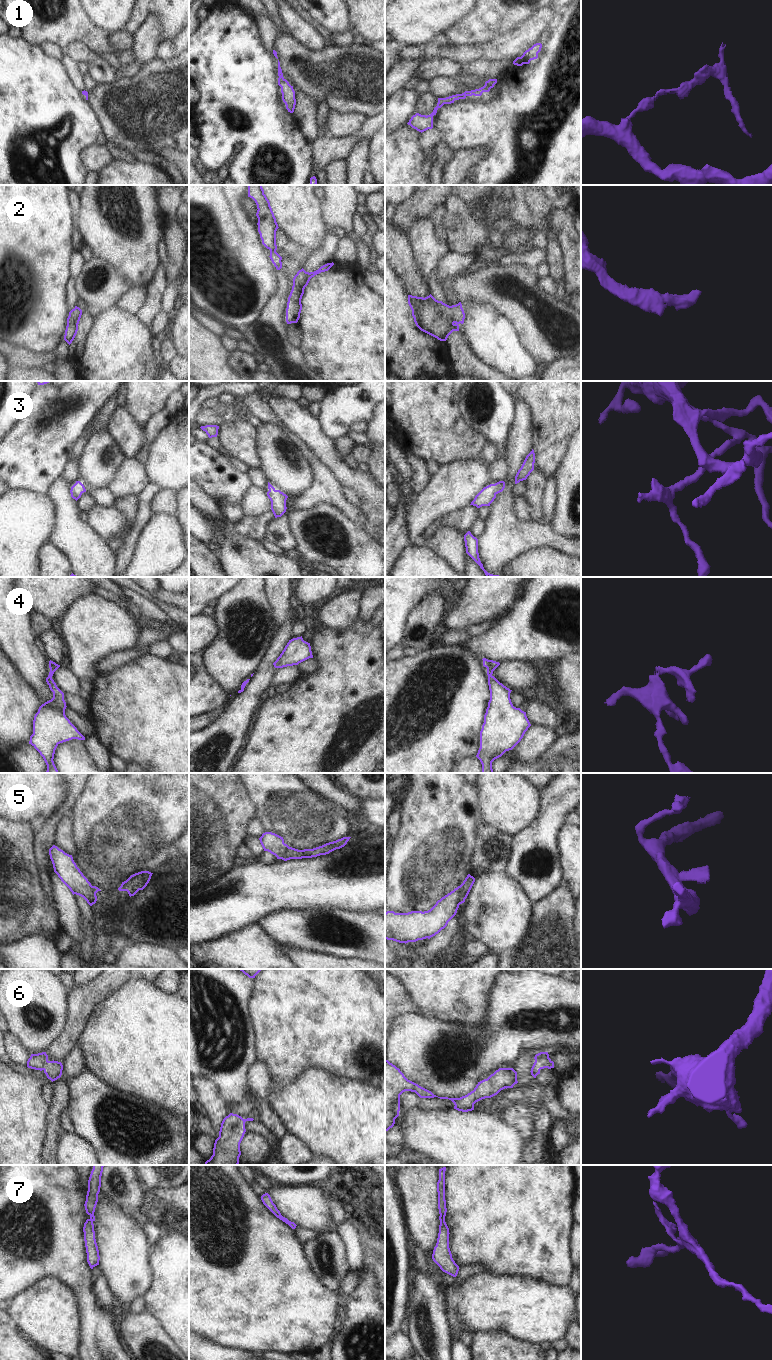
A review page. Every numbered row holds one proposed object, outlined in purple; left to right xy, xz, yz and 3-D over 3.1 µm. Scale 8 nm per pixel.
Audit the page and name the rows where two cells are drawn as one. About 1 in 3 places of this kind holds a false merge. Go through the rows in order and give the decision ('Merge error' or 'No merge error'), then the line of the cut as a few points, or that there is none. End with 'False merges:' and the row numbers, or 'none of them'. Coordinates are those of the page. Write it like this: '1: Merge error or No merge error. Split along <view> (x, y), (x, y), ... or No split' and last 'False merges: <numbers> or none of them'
1: No merge error. No split
2: No merge error. No split
3: No merge error. No split
4: No merge error. No split
5: Merge error. Split along xy (91, 886), (95, 902)
6: No merge error. No split
7: No merge error. No split
False merges: 5.

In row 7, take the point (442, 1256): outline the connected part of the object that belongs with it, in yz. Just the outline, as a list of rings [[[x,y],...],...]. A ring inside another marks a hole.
[[[446,1167],[439,1169],[439,1180],[437,1182],[438,1192],[438,1209],[439,1209],[439,1233],[436,1246],[434,1247],[432,1259],[440,1267],[440,1269],[456,1277],[459,1271],[459,1266],[452,1258],[452,1254],[449,1248],[449,1228],[445,1222],[445,1216],[447,1212],[446,1200],[445,1200],[445,1171]]]

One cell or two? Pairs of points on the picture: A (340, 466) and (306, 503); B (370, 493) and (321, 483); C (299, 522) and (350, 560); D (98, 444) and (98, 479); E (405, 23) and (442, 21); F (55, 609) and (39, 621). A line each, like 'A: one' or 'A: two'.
A: two
B: two
C: one
D: one
E: one
F: two

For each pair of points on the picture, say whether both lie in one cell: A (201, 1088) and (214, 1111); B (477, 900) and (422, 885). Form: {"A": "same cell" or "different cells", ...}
{"A": "same cell", "B": "different cells"}

